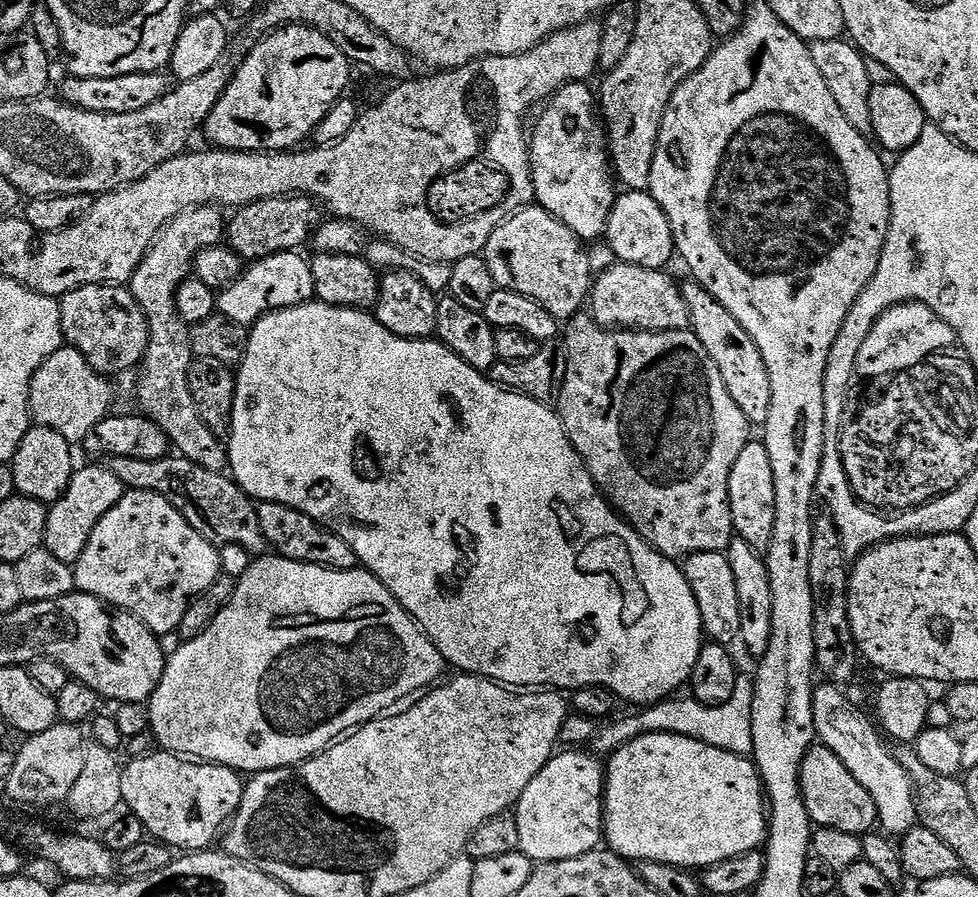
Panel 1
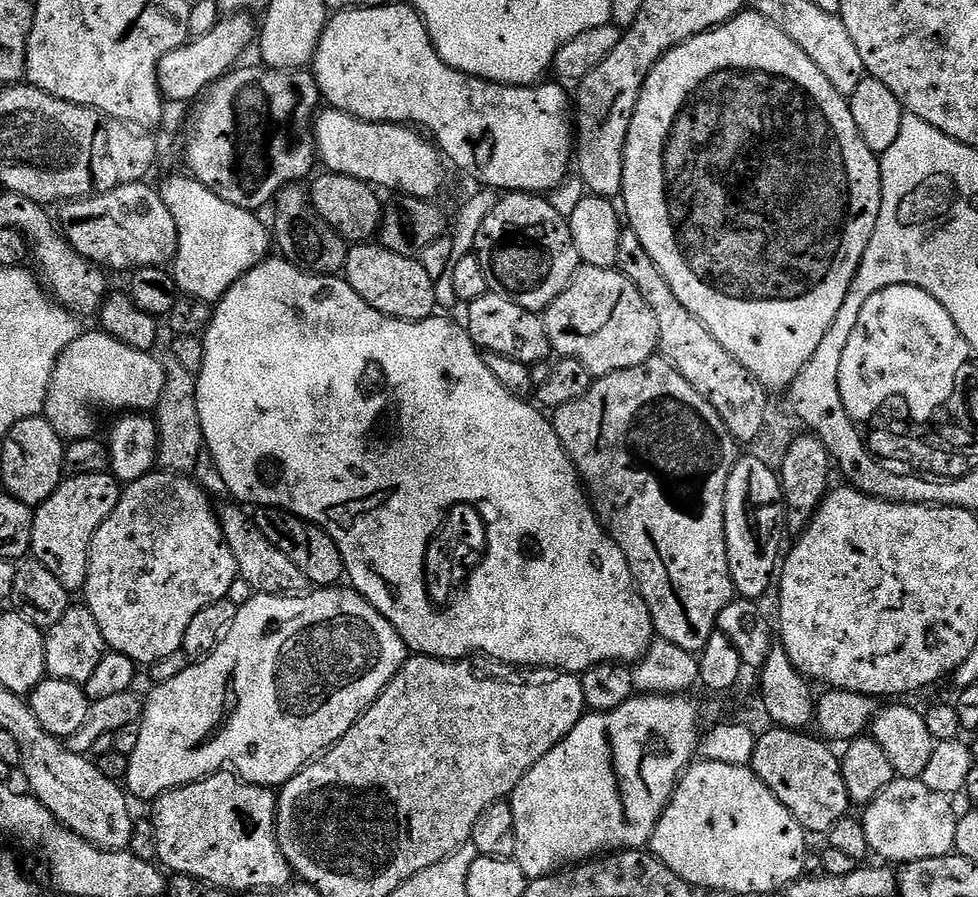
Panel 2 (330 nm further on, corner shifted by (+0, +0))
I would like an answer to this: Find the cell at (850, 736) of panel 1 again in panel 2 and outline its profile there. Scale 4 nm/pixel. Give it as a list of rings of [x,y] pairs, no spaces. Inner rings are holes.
[[[920,778],[893,779],[892,784],[863,809],[862,821],[871,851],[884,859],[881,861],[896,866],[949,855],[956,846],[958,823],[958,812],[952,809],[951,802],[947,795],[930,789]]]

